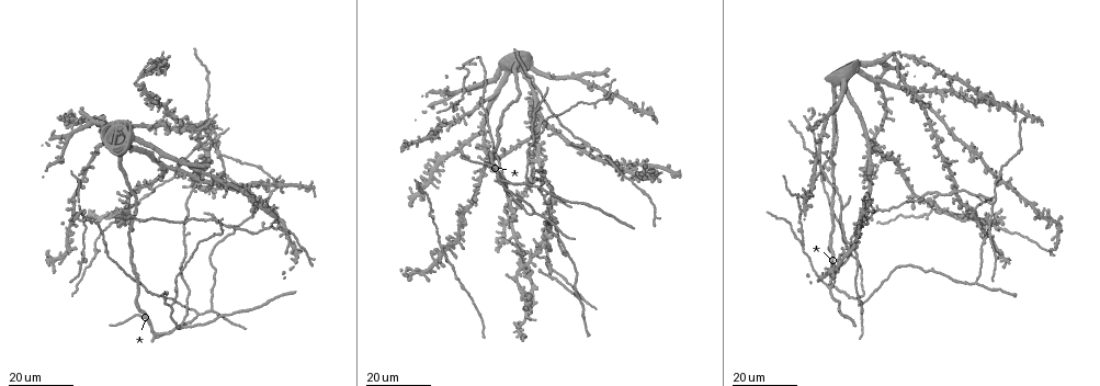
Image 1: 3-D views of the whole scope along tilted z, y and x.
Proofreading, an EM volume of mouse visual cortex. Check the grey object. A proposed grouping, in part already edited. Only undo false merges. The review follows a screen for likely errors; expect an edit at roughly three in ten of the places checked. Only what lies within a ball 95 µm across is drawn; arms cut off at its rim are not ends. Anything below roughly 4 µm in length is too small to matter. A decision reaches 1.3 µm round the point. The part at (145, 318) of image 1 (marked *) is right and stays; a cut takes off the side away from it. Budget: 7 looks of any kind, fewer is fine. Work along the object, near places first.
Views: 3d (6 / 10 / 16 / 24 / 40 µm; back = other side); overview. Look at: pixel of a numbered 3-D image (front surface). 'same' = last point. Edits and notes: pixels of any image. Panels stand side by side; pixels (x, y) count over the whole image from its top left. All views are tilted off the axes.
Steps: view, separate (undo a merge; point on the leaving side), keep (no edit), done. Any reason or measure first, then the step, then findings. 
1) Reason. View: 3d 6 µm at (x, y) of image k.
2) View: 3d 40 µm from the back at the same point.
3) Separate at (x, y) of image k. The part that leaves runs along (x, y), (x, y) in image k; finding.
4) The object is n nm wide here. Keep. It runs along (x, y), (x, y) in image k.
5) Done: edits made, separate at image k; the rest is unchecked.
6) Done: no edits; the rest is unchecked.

Looks like a crossing. View: 3d 24 µm at (527, 183) of image 1.

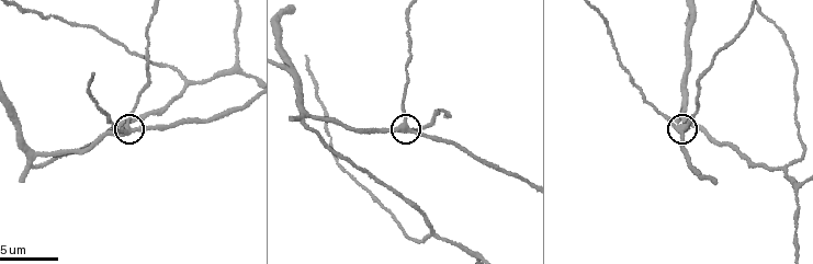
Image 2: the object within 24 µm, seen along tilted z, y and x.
Zoom in. View: 3d 10 µm at (687, 126) of image 2.

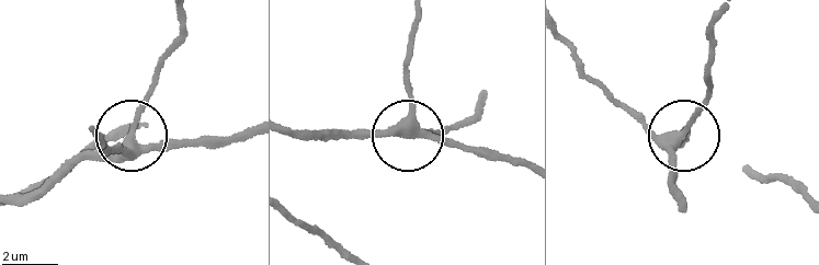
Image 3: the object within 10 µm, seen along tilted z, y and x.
Keep. It runs along (288, 128), (406, 133), (407, 66) in image 3; continuous, no second cell.

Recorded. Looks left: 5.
Branch point. View: 3d 24 µm at (535, 136) of image 1.

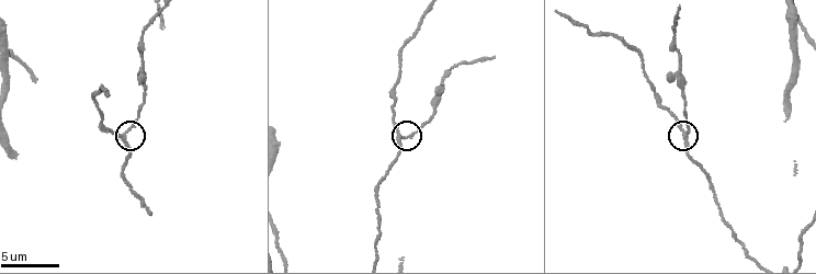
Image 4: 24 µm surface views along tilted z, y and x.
View: 3d 6 µm at (401, 137) of image 4.

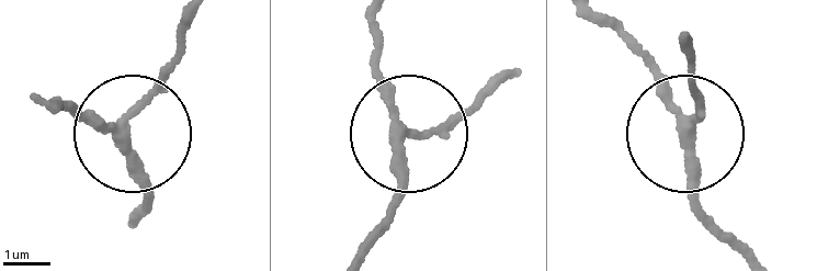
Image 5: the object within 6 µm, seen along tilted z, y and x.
The object is 200 nm wide here. Keep. All the same cell.

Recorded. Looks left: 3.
A fork. View: 3d 16 µm at (629, 178) of image 1.

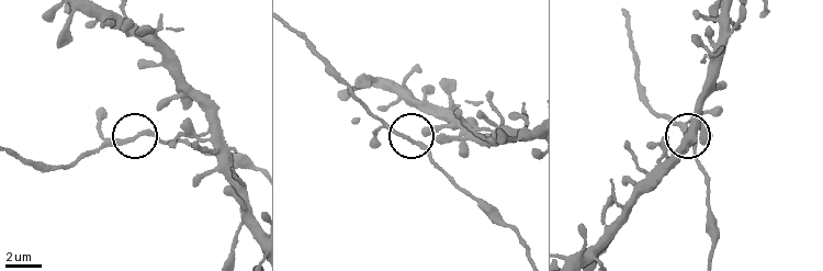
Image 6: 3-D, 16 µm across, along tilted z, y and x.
View: 3d 10 µm at (150, 135) of image 6.

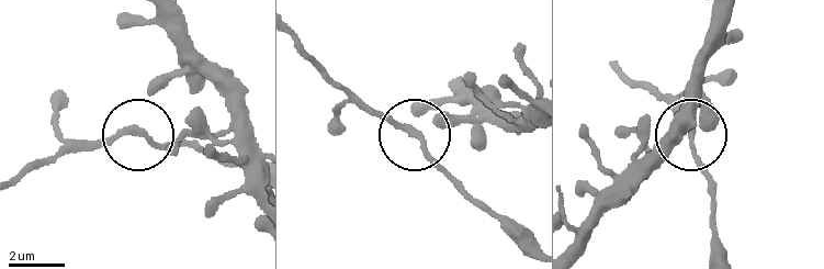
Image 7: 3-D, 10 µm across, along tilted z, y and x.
Keep. It runs along (158, 15), (177, 65), (155, 89), (138, 130), (192, 147) in image 7; one cell here.

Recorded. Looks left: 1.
Done: no edits; the rest is unchecked.

